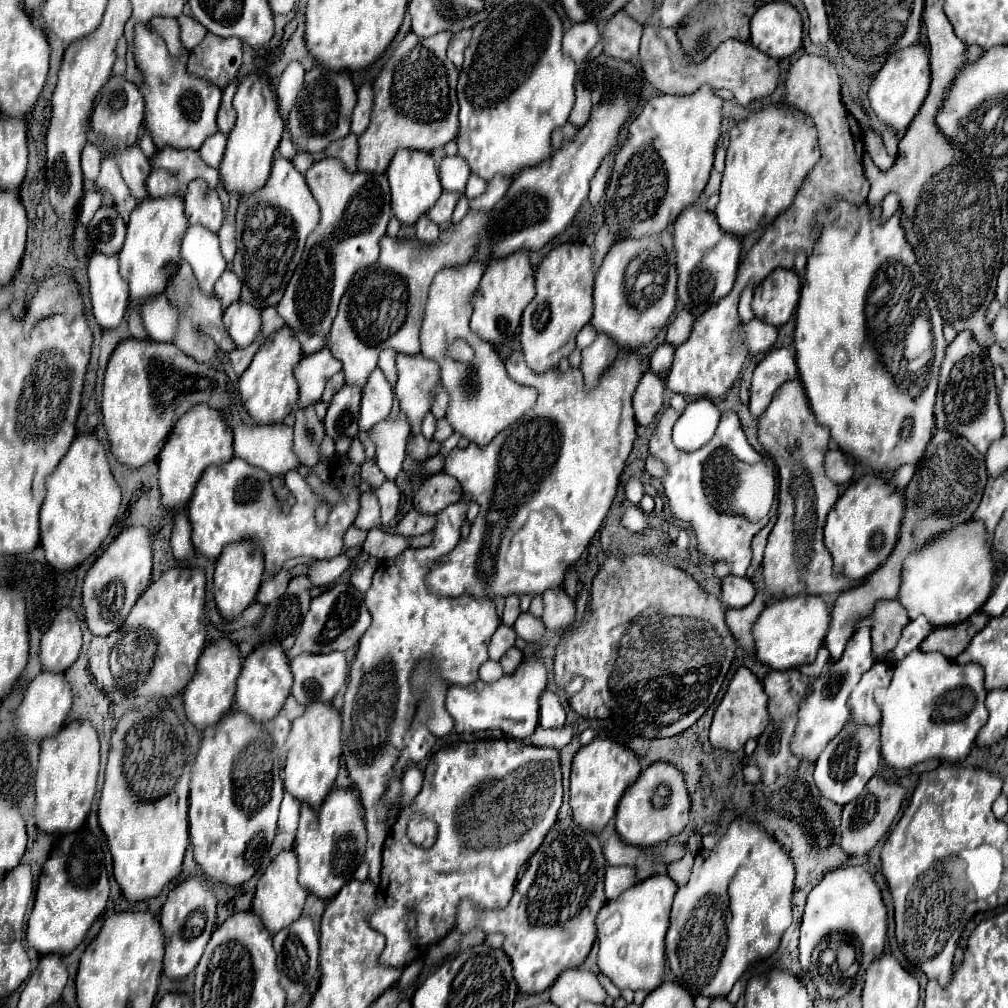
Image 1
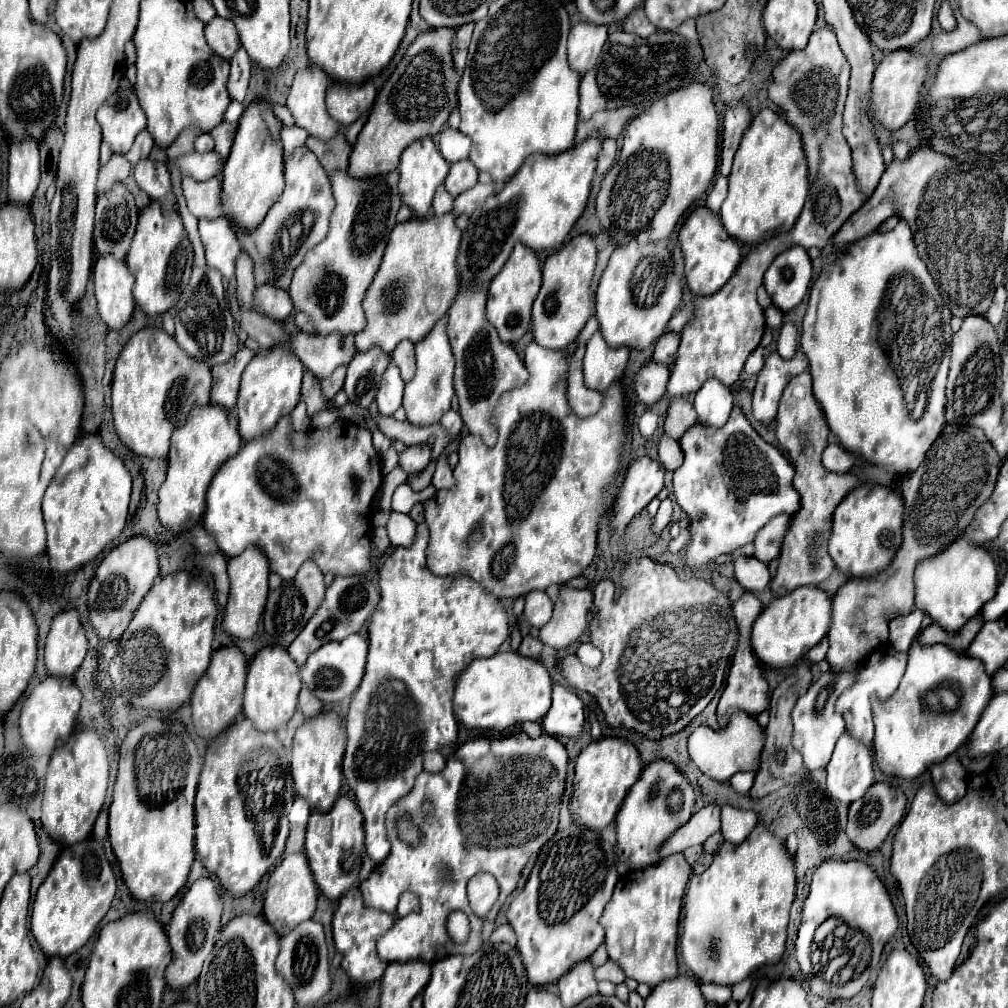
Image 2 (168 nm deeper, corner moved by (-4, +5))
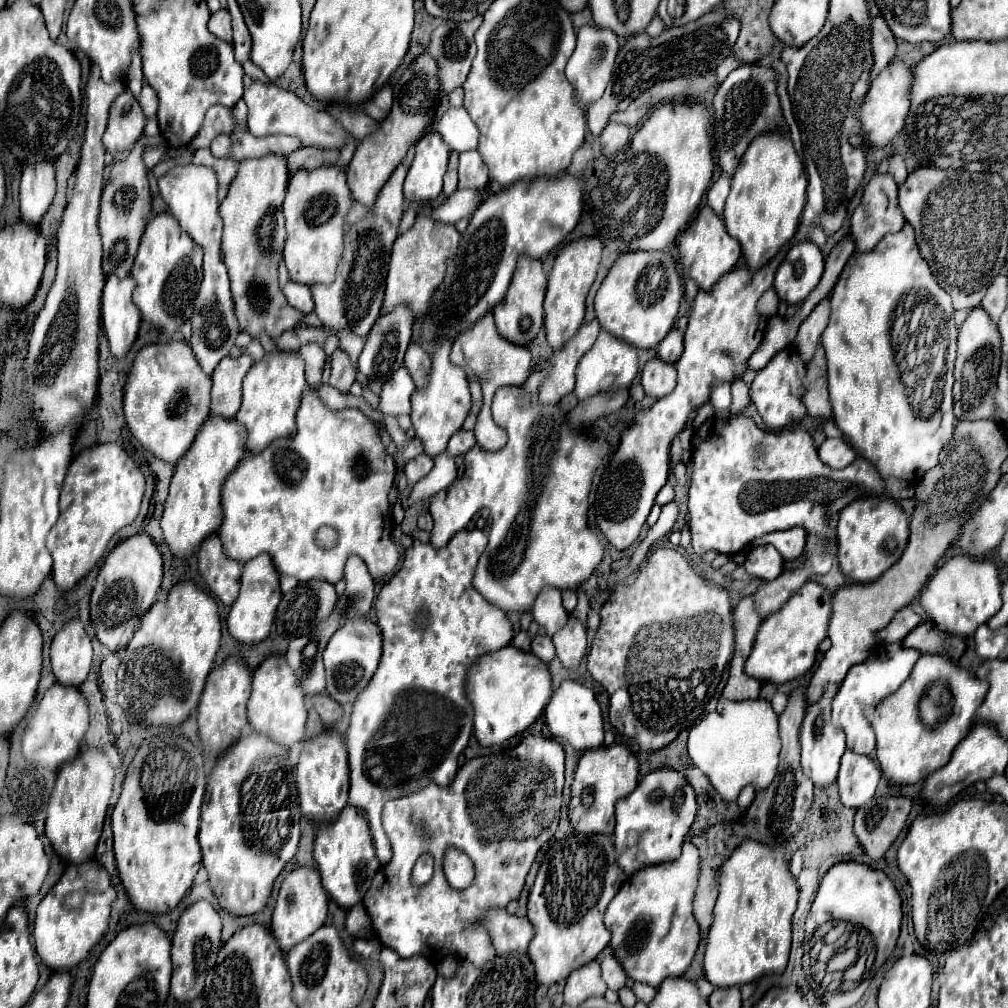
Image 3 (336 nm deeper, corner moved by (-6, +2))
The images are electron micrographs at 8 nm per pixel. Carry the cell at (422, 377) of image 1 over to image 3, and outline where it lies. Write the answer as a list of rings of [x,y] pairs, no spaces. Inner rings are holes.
[[[440,342],[438,350],[432,356],[432,374],[430,374],[428,386],[424,390],[416,390],[416,394],[412,396],[412,414],[410,414],[412,426],[414,426],[414,432],[418,430],[416,436],[422,442],[424,452],[428,456],[436,456],[446,450],[450,436],[462,428],[462,424],[470,412],[470,406],[472,406],[468,378],[466,378],[464,370],[454,366],[448,358],[450,346],[452,346],[452,342]]]

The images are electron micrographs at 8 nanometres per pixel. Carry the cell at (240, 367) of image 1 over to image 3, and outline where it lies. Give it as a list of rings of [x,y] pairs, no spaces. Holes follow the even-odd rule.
[[[248,354],[236,358],[226,356],[212,374],[212,408],[210,414],[222,418],[234,418],[242,402],[242,378],[252,366]]]

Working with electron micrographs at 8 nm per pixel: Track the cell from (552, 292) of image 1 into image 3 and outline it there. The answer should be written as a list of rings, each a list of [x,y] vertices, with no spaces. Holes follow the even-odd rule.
[[[580,238],[574,242],[568,242],[556,256],[554,268],[548,276],[548,292],[544,300],[544,328],[548,344],[554,350],[560,350],[582,326],[584,320],[584,302],[588,296],[588,290],[596,278],[598,264],[602,258],[602,242],[598,238]]]

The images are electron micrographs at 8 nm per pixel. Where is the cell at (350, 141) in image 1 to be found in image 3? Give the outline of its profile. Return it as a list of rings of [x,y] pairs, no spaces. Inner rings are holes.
[[[304,148],[304,150],[298,150],[298,152],[292,152],[288,156],[288,168],[290,172],[294,174],[296,170],[312,170],[312,168],[318,168],[322,166],[324,162],[328,166],[336,164],[338,160],[338,150],[320,150],[320,148]]]

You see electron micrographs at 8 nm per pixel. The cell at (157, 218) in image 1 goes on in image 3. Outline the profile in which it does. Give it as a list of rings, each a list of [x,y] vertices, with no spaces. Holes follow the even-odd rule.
[[[162,212],[146,226],[132,278],[136,280],[134,302],[140,308],[142,318],[172,336],[186,320],[190,320],[194,310],[194,298],[202,284],[202,248],[178,226],[170,212]]]

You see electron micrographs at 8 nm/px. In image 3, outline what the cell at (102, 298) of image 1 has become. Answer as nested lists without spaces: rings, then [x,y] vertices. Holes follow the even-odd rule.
[[[116,274],[106,278],[102,296],[102,324],[114,356],[122,358],[134,344],[140,328],[140,310],[132,302],[136,282],[132,276],[120,280]]]

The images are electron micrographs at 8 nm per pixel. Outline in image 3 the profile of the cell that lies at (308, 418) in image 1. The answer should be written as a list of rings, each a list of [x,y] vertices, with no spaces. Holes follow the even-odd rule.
[[[308,342],[298,350],[298,354],[306,362],[306,380],[308,380],[308,384],[318,384],[322,380],[322,372],[324,372],[324,366],[326,366],[324,348],[316,342]]]

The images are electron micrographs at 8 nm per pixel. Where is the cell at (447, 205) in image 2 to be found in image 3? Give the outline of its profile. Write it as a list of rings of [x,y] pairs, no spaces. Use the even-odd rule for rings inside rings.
[[[450,152],[450,162],[448,162],[448,172],[444,176],[444,196],[450,196],[456,190],[458,184],[458,152]]]

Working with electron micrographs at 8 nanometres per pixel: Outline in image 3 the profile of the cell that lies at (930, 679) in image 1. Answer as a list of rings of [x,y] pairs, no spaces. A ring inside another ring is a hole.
[[[922,654],[898,692],[880,700],[874,706],[864,708],[864,714],[876,732],[876,754],[878,754],[878,762],[880,762],[886,782],[892,786],[916,784],[916,782],[924,780],[928,774],[932,774],[934,770],[946,766],[952,756],[952,750],[970,732],[972,718],[974,718],[980,702],[984,700],[986,690],[988,690],[986,682],[972,678],[968,674],[968,670],[960,668],[952,660]],[[936,680],[948,682],[948,688],[952,692],[952,714],[946,722],[932,728],[932,726],[924,726],[920,722],[918,702],[920,702],[922,694],[926,692],[928,684],[932,684]]]

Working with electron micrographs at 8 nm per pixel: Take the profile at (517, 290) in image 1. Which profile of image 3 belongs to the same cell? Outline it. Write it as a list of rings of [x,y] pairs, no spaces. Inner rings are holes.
[[[528,256],[518,258],[516,272],[514,272],[512,284],[508,288],[508,294],[502,300],[502,304],[498,304],[494,308],[496,326],[498,326],[498,332],[500,332],[502,338],[506,338],[508,342],[526,346],[528,342],[532,342],[538,336],[538,332],[540,332],[540,328],[544,324],[542,302],[544,302],[544,294],[546,294],[546,284],[548,284],[548,278],[546,278],[546,274],[542,270],[540,260],[534,260],[534,258],[528,258]]]

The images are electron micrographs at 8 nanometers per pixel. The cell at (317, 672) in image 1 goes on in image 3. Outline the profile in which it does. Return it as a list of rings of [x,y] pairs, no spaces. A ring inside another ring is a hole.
[[[356,614],[348,620],[342,628],[334,632],[326,650],[324,650],[324,666],[326,666],[326,680],[328,680],[328,694],[336,698],[340,704],[352,704],[356,696],[368,686],[372,680],[378,662],[382,656],[382,634],[380,628],[364,614]]]

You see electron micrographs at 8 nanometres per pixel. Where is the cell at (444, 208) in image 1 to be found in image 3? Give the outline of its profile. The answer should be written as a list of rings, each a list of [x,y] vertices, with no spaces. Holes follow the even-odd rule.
[[[478,150],[462,152],[460,164],[458,164],[458,188],[480,190],[480,188],[486,188],[488,182],[490,182],[488,166],[480,158],[480,152]]]

